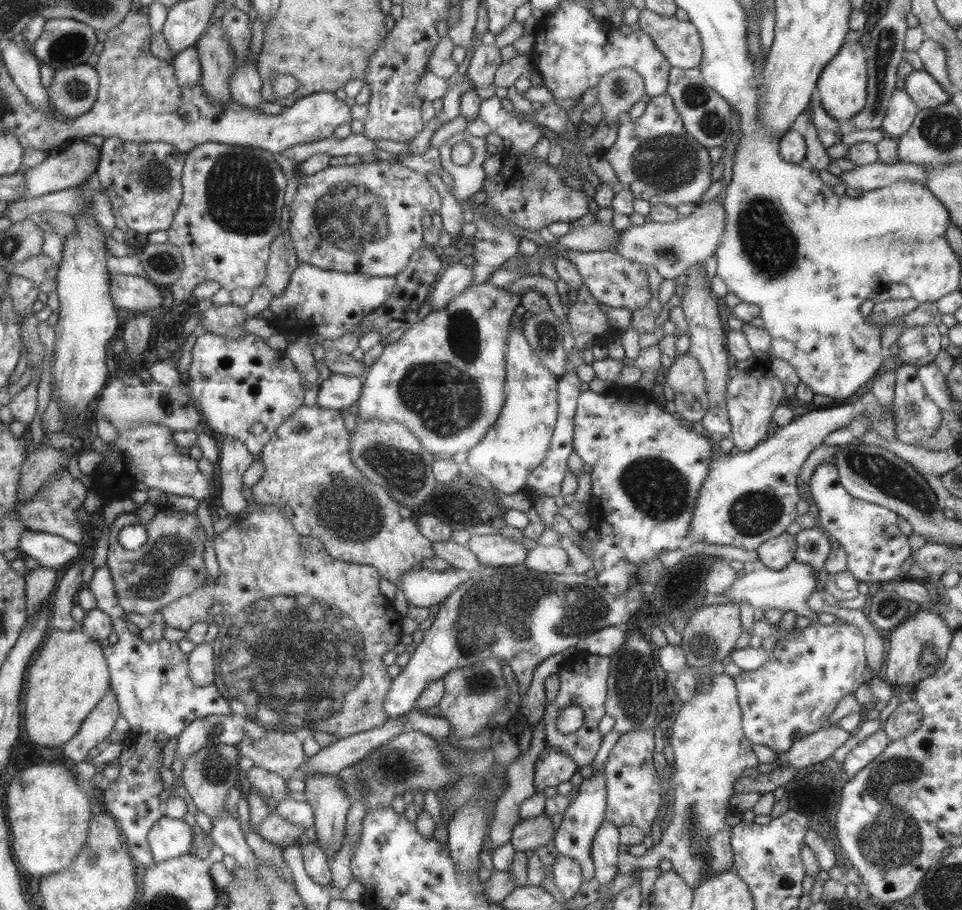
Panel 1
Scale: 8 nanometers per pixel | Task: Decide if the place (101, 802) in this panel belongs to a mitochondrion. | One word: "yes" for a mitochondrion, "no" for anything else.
no

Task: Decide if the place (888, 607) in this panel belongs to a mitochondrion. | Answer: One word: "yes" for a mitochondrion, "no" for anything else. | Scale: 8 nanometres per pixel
yes

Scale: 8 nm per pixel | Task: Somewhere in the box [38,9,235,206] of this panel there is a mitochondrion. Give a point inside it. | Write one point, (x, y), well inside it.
(69, 47)

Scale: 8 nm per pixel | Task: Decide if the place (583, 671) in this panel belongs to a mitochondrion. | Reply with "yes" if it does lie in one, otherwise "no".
no

